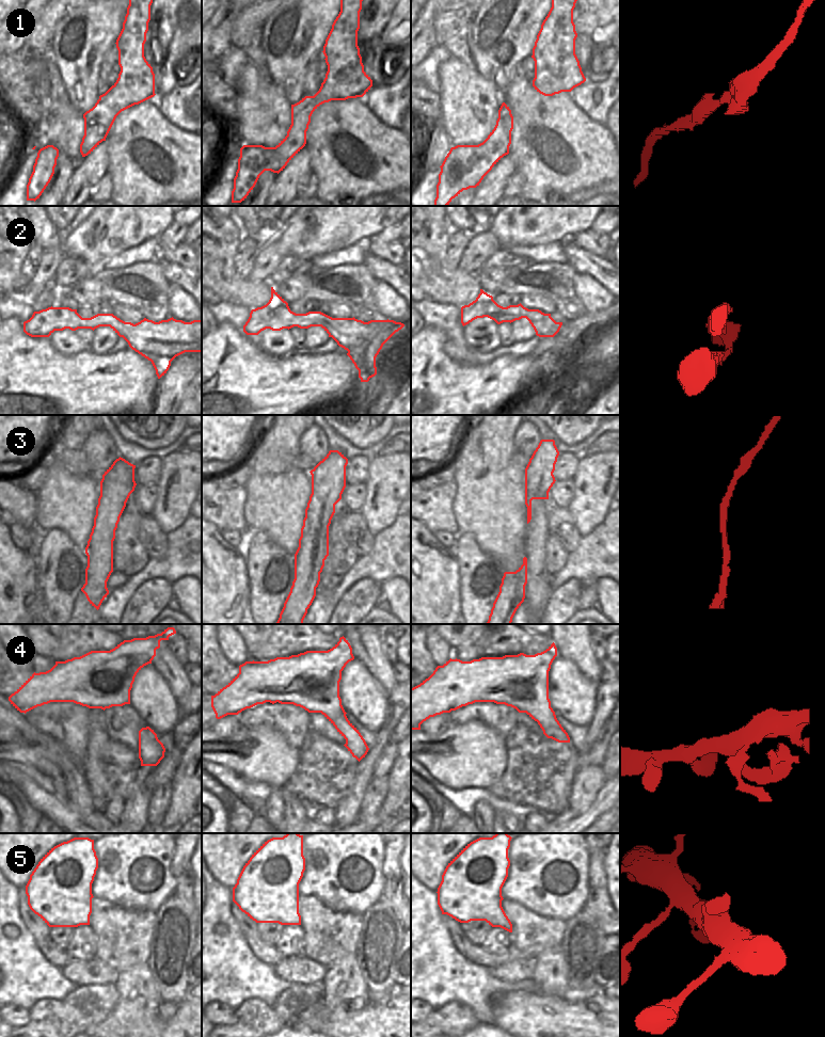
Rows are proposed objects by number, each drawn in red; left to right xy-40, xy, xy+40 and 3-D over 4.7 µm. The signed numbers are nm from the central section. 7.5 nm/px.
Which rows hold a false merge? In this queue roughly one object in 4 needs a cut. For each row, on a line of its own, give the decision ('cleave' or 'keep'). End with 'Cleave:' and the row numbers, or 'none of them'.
1: keep
2: keep
3: keep
4: keep
5: keep
Cleave: none of them

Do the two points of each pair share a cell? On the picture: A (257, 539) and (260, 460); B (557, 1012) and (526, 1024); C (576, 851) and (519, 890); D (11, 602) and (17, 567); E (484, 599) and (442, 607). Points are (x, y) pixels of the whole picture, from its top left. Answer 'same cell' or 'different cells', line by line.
A: different cells
B: same cell
C: same cell
D: same cell
E: different cells

